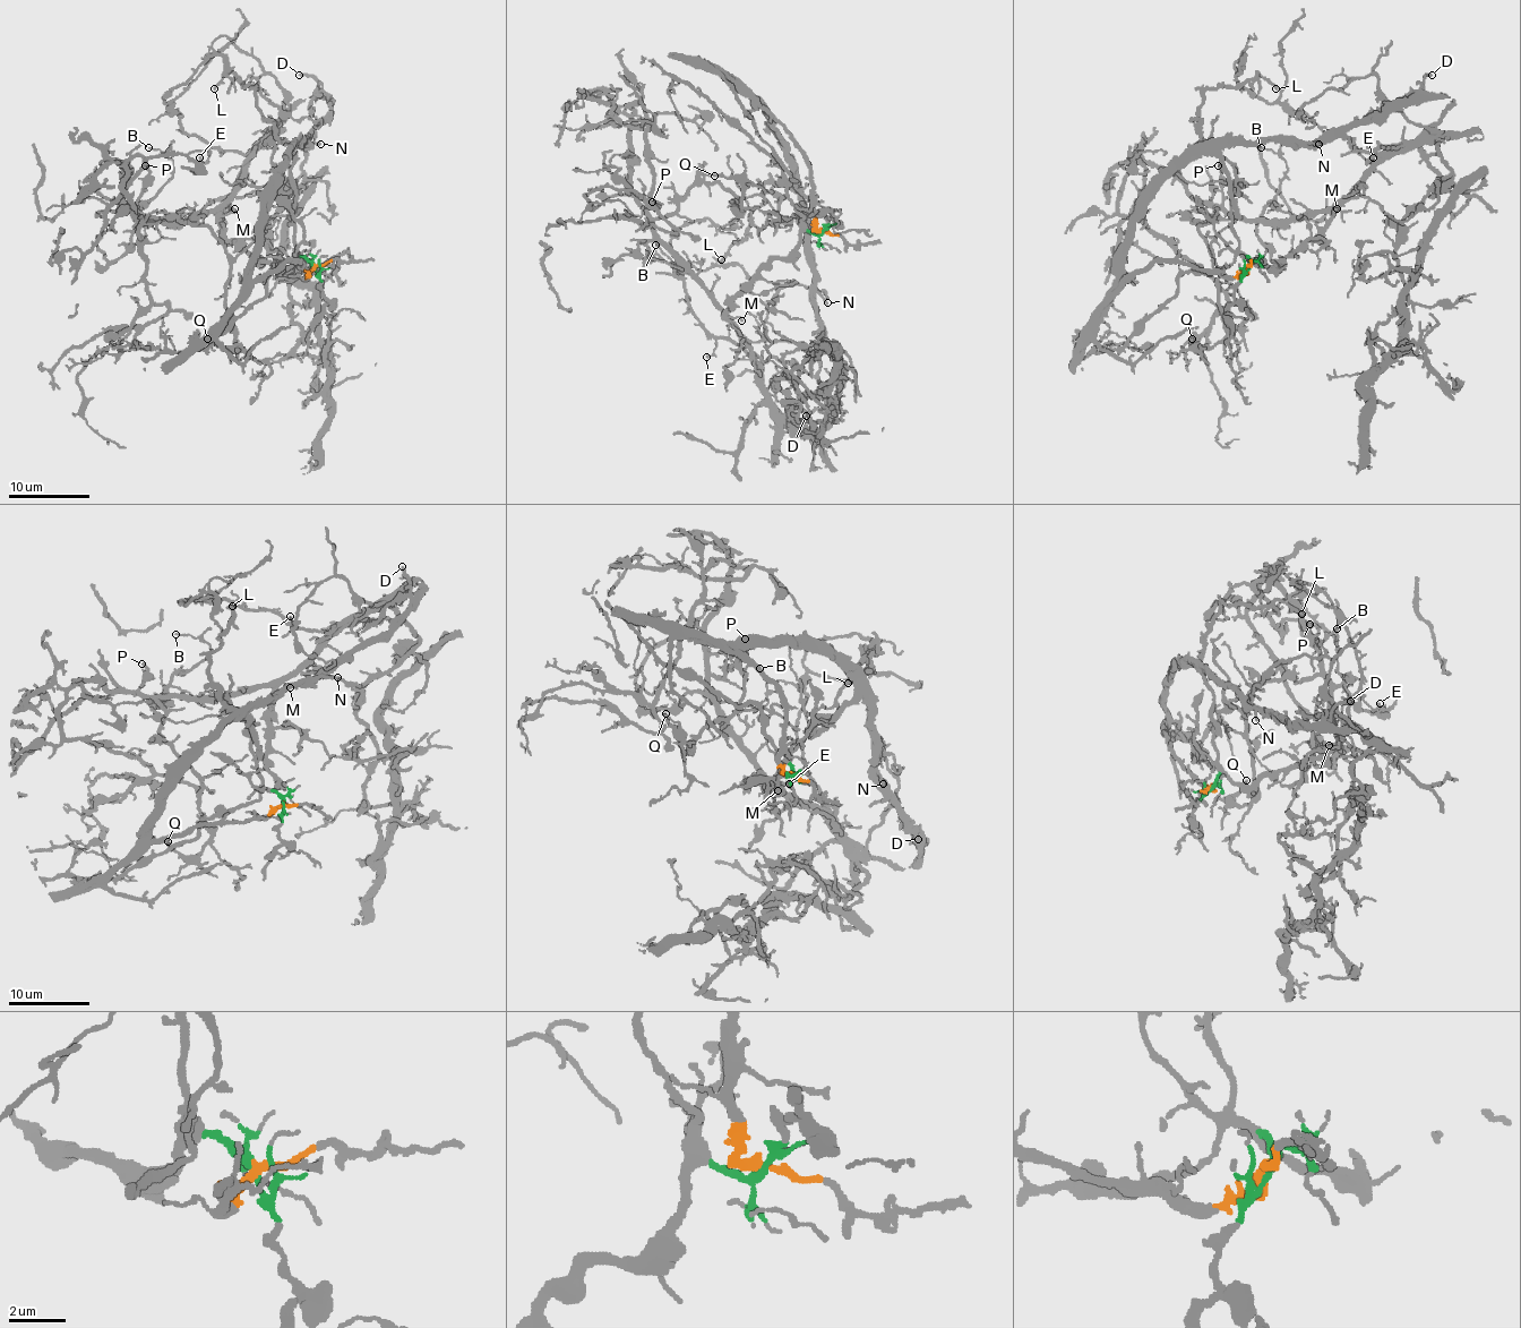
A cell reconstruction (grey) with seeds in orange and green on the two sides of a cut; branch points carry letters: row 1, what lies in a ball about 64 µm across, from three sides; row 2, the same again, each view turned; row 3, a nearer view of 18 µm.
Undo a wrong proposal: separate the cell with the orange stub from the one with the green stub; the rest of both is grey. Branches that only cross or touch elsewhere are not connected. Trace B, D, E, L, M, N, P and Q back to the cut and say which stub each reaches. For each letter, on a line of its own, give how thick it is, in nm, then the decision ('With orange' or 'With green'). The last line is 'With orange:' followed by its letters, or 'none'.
B: Thickness 100 nm. With green
D: Thickness 200 nm. With orange
E: Thickness 130 nm. With green
L: Thickness 150 nm. With orange
M: Thickness 140 nm. With green
N: Thickness 170 nm. With orange
P: Thickness 200 nm. With green
Q: Thickness 200 nm. With green
With orange: D, L, N

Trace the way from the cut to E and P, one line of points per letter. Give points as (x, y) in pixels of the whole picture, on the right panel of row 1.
E: (1248, 266), (1246, 258), (1264, 266), (1274, 264), (1315, 238), (1376, 159), (1354, 148), (1369, 162), (1372, 156)
P: (1248, 266), (1246, 258), (1264, 266), (1282, 262), (1325, 228), (1329, 215), (1234, 217), (1223, 207), (1218, 164)

